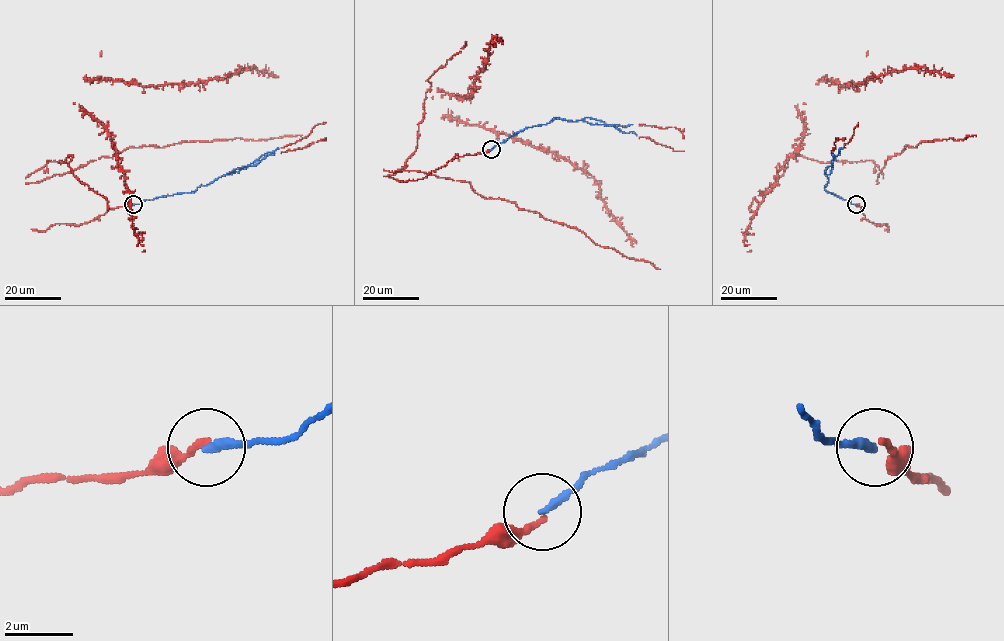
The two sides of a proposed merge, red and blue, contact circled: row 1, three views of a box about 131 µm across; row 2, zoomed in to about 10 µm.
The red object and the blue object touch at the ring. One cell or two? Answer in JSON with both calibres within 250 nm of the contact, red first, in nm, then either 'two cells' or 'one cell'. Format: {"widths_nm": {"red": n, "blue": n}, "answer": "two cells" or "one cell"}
{"widths_nm": {"red": 180, "blue": 240}, "answer": "one cell"}

